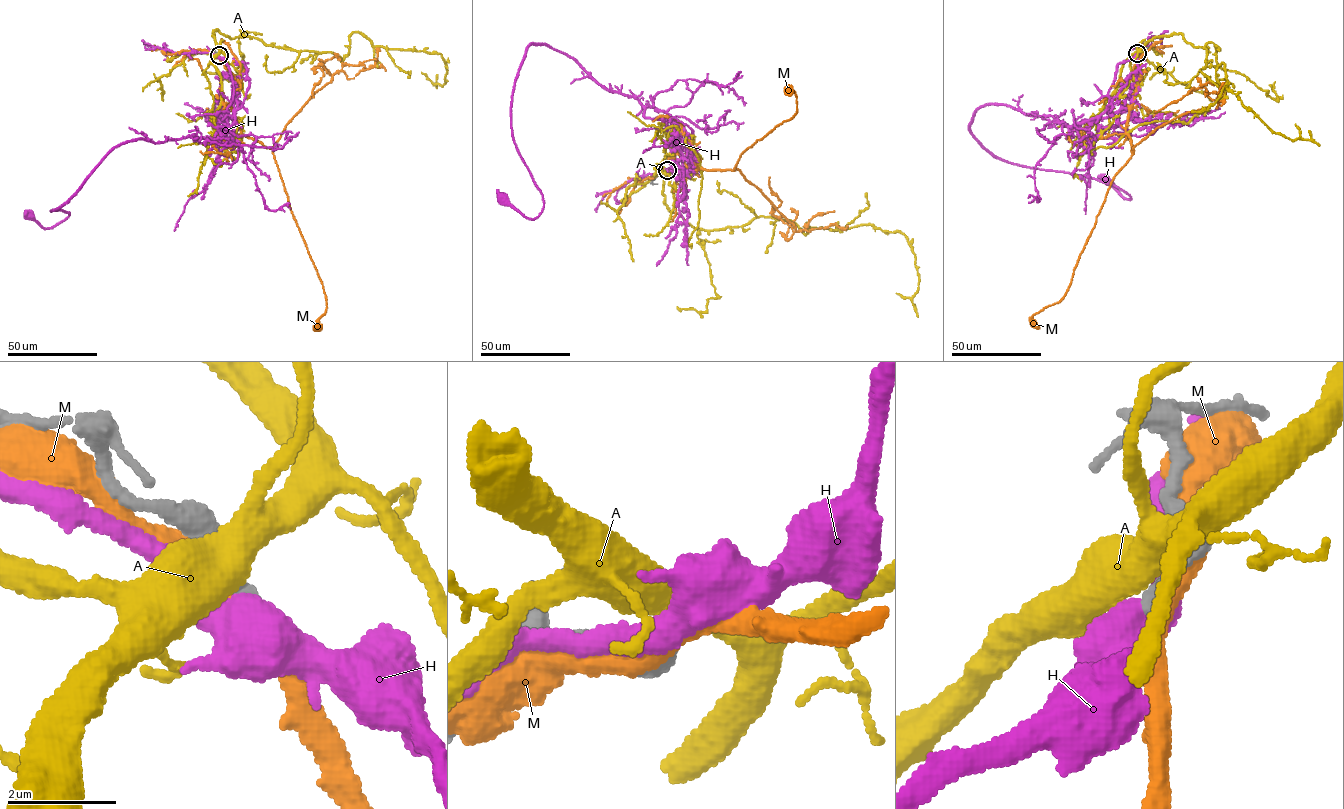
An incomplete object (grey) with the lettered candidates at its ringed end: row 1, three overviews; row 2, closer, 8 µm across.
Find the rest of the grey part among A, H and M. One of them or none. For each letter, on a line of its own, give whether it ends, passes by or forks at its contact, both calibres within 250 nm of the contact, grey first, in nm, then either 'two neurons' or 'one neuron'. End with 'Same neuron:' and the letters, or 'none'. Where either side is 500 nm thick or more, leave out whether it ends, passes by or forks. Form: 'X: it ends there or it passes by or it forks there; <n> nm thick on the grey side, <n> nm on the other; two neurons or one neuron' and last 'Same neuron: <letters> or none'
A: 320 nm thick on the grey side, 600 nm on the other; two neurons
H: 280 nm thick on the grey side, 550 nm on the other; two neurons
M: it passes by; 460 nm thick on the grey side, 440 nm on the other; two neurons
Same neuron: none

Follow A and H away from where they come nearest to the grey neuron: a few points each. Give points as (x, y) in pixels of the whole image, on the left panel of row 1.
A: (218, 54), (217, 29), (341, 61), (359, 32), (375, 46), (440, 54), (447, 70), (437, 88)
H: (219, 55), (233, 84), (235, 119), (226, 132), (117, 145), (51, 210), (67, 217), (44, 228), (27, 216)

